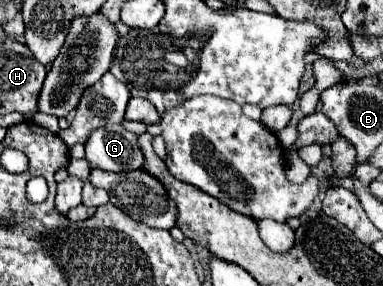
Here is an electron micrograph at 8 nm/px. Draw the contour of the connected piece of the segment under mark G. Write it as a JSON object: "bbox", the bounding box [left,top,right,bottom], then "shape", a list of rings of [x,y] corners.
{"bbox":[84,124,144,172],"shape":[[[122,124],[96,128],[84,144],[90,168],[108,172],[130,172],[144,166],[144,154],[138,136],[128,132]]]}

